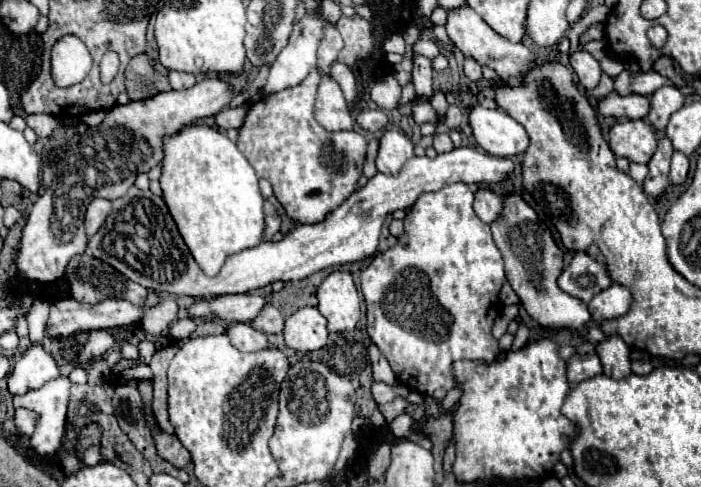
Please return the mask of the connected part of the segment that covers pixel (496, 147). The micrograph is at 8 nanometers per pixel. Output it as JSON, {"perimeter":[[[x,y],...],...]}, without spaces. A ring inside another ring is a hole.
{"perimeter":[[[476,105],[470,111],[470,127],[476,143],[496,157],[520,155],[530,143],[526,129],[500,109],[484,109]]]}

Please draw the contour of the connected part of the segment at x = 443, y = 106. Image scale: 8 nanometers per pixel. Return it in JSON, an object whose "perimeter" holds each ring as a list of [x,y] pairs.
{"perimeter":[[[434,93],[432,97],[430,97],[430,103],[432,103],[432,107],[436,109],[436,115],[438,115],[438,121],[444,121],[444,115],[446,115],[446,109],[448,109],[448,101],[446,101],[446,97],[444,97],[444,93]]]}

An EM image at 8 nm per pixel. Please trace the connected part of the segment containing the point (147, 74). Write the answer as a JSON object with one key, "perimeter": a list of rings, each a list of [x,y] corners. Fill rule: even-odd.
{"perimeter":[[[140,55],[128,63],[126,89],[130,101],[144,101],[162,91],[170,91],[172,87],[168,79],[148,63],[146,55]]]}

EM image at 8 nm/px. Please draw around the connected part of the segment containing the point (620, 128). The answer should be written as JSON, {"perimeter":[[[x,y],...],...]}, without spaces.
{"perimeter":[[[620,121],[610,129],[610,149],[616,157],[648,163],[656,151],[656,135],[646,121]]]}

